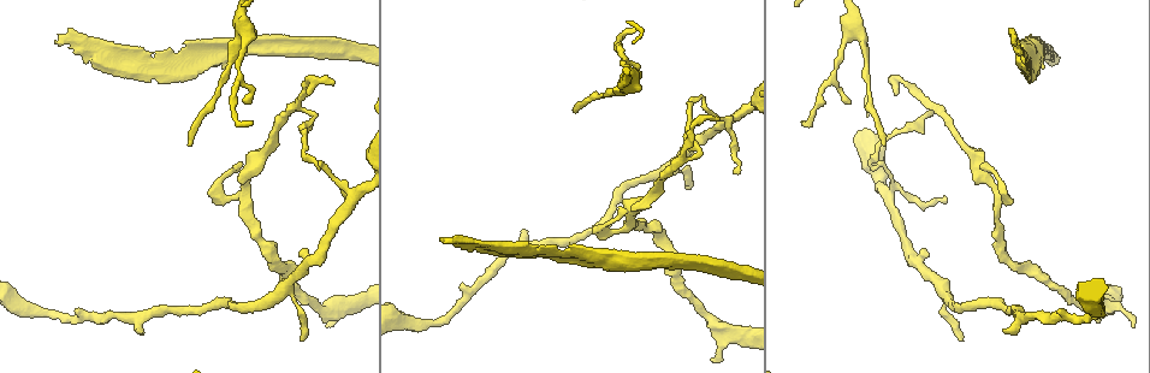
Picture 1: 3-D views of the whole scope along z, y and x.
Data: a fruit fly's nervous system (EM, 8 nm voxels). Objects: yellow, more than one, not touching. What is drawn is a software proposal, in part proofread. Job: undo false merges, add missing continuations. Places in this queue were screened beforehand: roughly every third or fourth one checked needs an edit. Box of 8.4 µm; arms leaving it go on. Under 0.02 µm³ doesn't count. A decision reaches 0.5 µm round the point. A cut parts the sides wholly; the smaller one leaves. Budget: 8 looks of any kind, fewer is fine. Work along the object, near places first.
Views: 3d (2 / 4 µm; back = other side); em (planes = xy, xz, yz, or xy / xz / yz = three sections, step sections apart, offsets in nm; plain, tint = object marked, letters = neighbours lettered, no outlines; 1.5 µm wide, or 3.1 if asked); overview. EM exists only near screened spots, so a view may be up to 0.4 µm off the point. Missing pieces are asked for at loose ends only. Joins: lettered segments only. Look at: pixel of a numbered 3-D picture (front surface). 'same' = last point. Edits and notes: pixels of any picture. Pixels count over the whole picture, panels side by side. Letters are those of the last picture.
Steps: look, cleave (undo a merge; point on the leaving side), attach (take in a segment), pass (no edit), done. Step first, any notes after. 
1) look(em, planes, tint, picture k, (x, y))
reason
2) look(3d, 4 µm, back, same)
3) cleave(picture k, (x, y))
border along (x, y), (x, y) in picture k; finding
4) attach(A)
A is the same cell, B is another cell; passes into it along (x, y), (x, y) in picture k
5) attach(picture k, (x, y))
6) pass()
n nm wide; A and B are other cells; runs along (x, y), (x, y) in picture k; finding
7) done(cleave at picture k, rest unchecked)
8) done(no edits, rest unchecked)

look(3d, 2 µm, picture 1, (336, 307))
sudden change in width

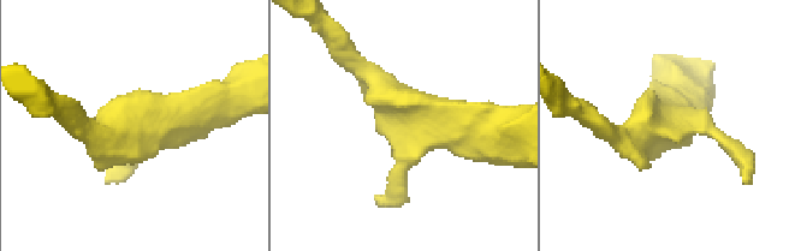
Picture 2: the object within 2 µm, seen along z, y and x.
look(em, xz, step 4, letters, picture 2, (132, 127))

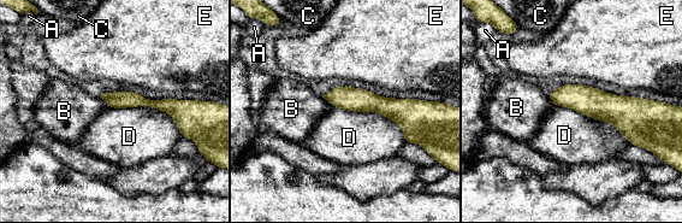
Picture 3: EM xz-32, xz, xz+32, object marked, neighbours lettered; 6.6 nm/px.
pass()
D touches over 550 nm; A, B, C, D and E are other cells; border along (332, 105), (380, 112), (405, 142) in picture 3; continuous, no second neuron

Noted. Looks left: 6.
look(em, planes, letters, picture 1, (332, 83))
tapers out

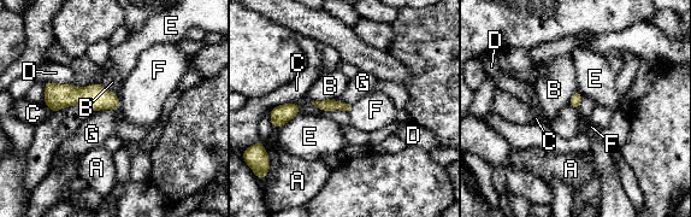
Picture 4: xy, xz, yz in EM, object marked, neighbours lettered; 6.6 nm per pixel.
pass()
80 nm wide; A, B, C, D, E, F and G are other cells; runs along (47, 84), (58, 95), (117, 104) in picture 4; no lettered segment goes on from it

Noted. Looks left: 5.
look(em, xz, step 8, letters, picture 1, (253, 123))
tapers out

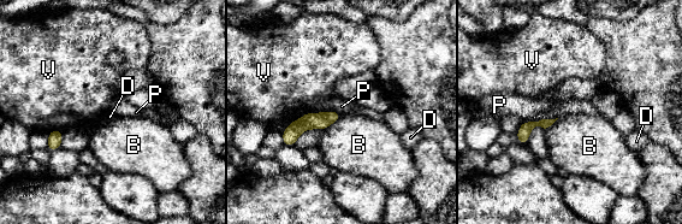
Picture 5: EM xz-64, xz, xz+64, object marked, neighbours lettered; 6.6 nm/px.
look(em, planes, letters, same)

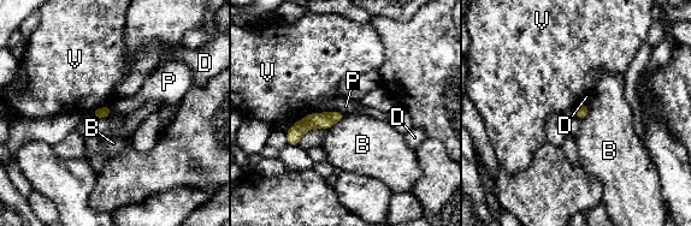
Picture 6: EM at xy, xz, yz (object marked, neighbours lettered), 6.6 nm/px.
pass()
B, D, P and V are other cells; runs along (340, 116), (312, 120), (289, 138) in picture 6; no lettered segment goes on from it

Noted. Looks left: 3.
done(no edits, rest unchecked)

